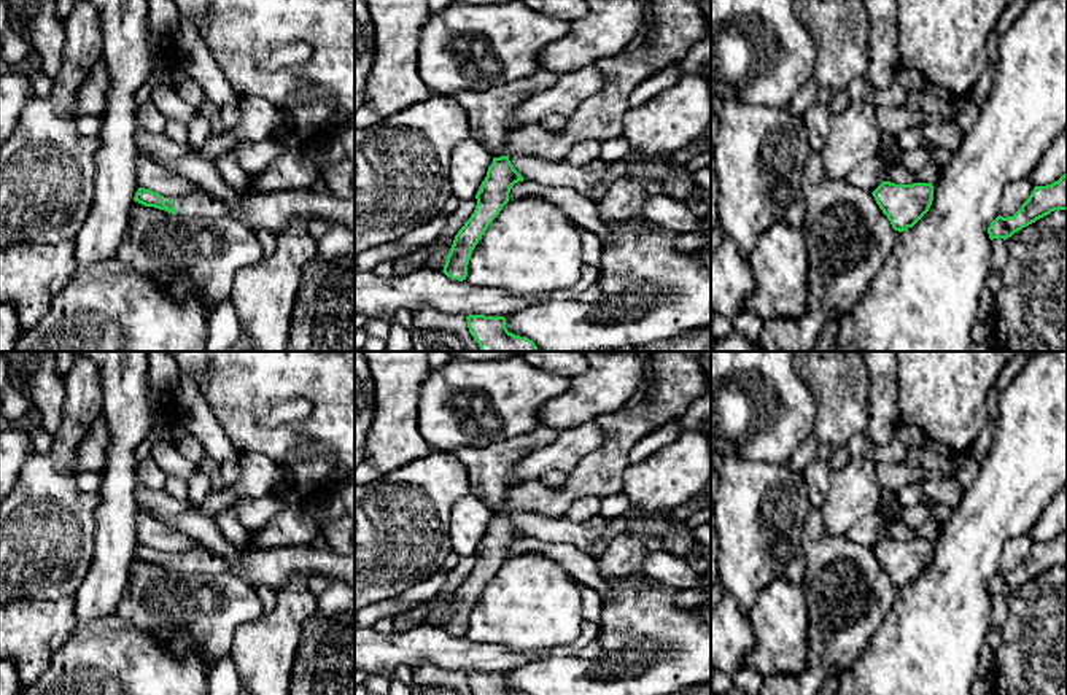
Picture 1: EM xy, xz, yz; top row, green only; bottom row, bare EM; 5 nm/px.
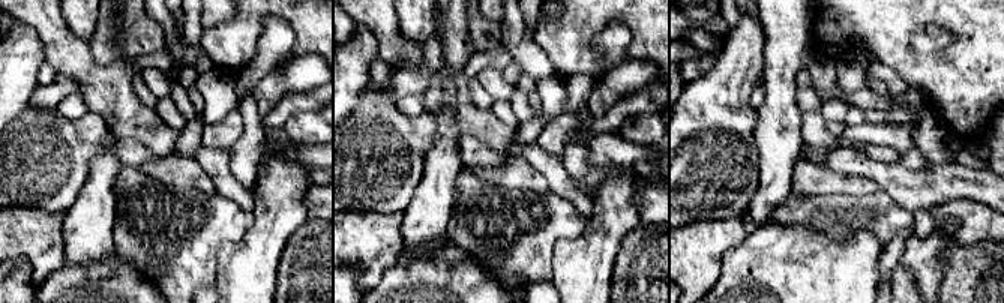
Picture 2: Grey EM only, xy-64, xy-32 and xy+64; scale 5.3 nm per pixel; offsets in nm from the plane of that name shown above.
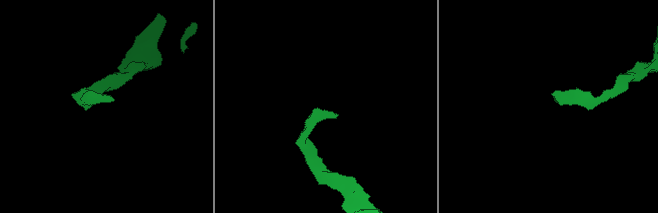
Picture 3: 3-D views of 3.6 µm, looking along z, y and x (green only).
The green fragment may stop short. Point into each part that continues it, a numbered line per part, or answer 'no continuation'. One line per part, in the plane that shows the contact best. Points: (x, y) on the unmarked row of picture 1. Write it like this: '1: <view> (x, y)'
1: xy (199, 559)

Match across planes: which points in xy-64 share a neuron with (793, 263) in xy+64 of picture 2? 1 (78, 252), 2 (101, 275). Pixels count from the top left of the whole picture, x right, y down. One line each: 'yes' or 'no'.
1: no
2: yes

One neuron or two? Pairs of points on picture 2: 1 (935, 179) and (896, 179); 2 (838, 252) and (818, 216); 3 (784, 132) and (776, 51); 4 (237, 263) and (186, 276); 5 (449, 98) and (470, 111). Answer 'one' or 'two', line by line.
1: one
2: two
3: one
4: two
5: two

